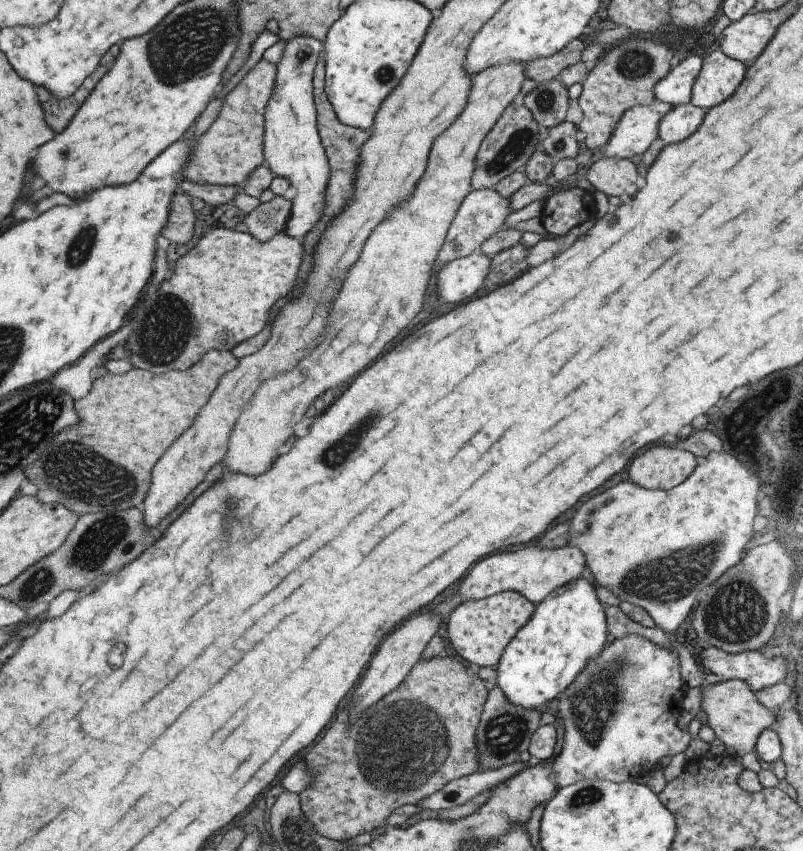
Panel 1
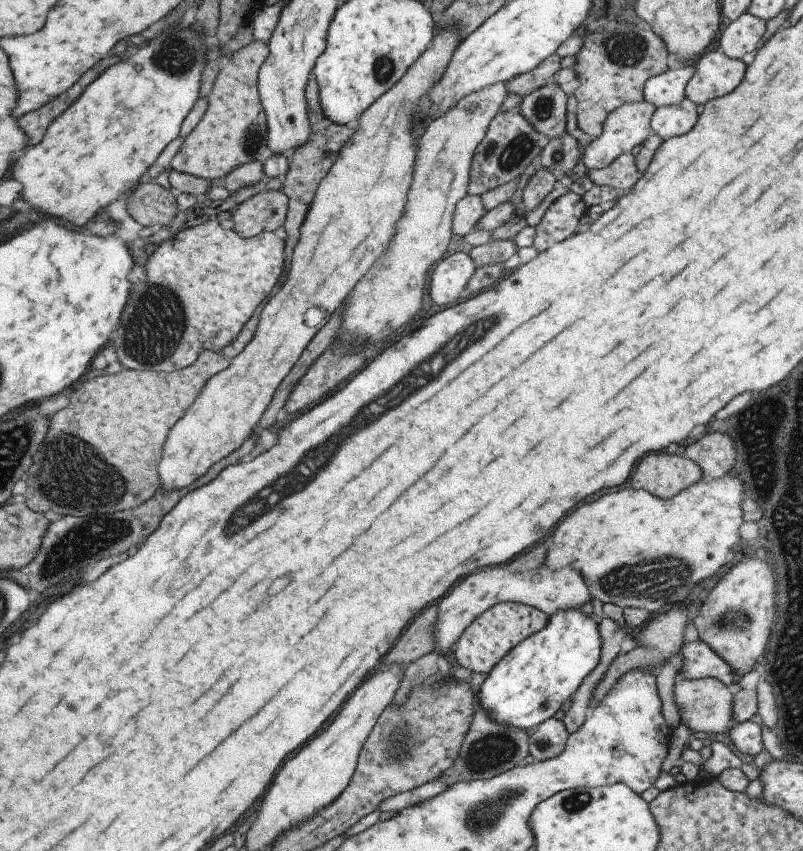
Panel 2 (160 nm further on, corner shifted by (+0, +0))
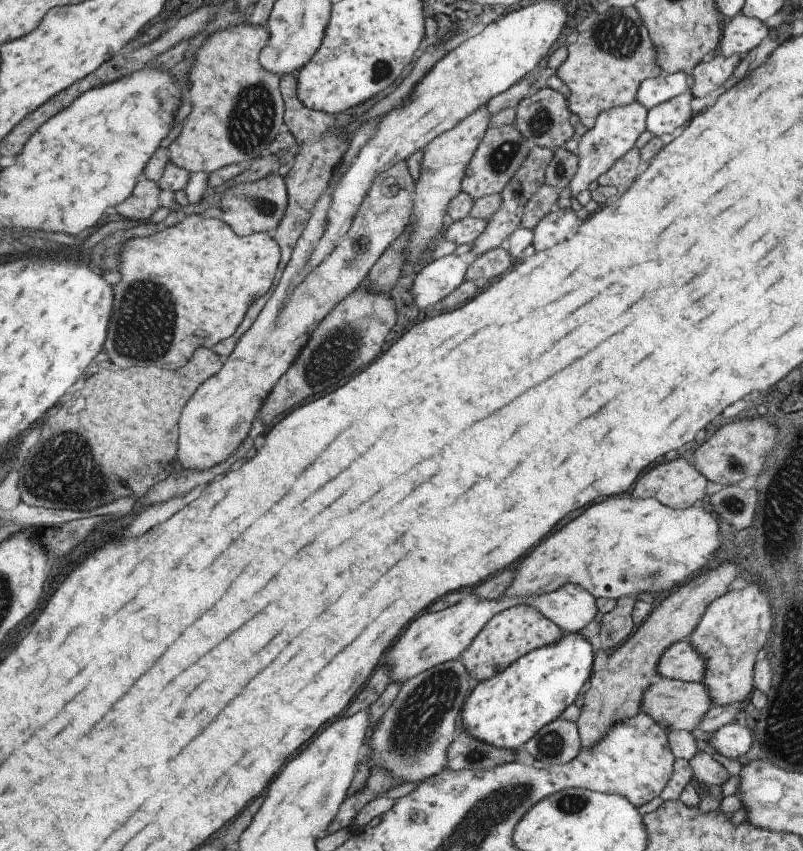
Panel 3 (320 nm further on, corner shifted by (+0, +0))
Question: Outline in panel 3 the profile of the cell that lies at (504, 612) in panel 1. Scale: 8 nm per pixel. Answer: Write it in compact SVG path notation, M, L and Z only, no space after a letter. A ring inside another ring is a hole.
M523 605L513 606L497 612L485 622L485 626L479 630L471 644L461 652L460 660L469 677L478 681L488 680L501 670L505 670L519 656L539 646L557 642L561 634L562 631L553 622L546 620L545 616L535 608Z

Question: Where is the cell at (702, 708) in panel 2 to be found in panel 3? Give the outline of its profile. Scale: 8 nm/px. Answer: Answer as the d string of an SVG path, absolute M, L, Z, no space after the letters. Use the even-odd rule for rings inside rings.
M653 676L649 688L641 696L641 704L638 710L645 712L659 728L668 730L689 731L699 726L701 716L711 708L711 698L703 686L703 682L682 682L663 678L663 676Z

